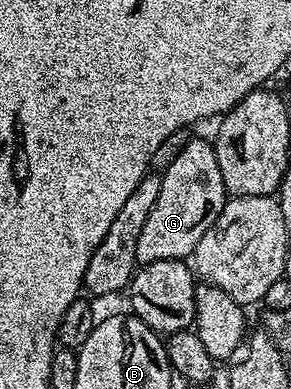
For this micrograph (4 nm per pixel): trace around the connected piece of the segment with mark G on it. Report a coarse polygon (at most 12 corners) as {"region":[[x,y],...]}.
{"region":[[210,139],[161,174],[136,265],[187,260],[229,193]]}

